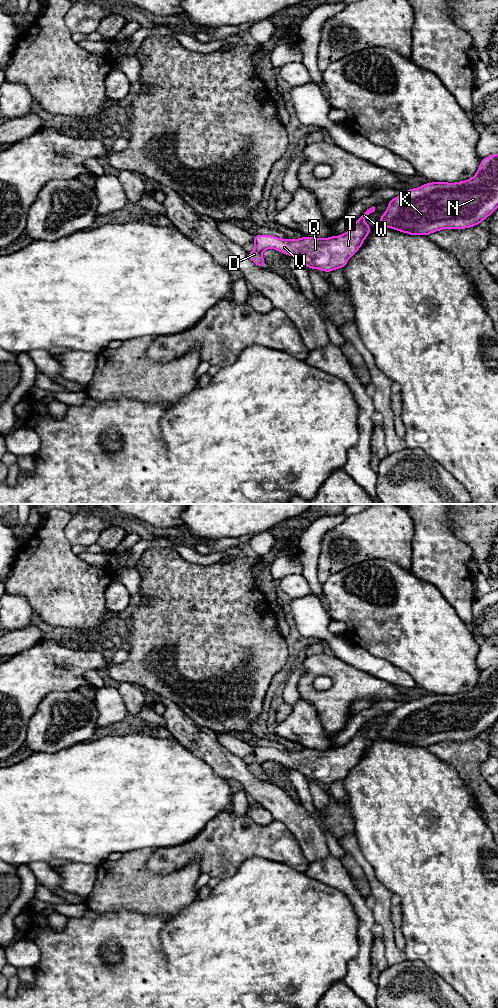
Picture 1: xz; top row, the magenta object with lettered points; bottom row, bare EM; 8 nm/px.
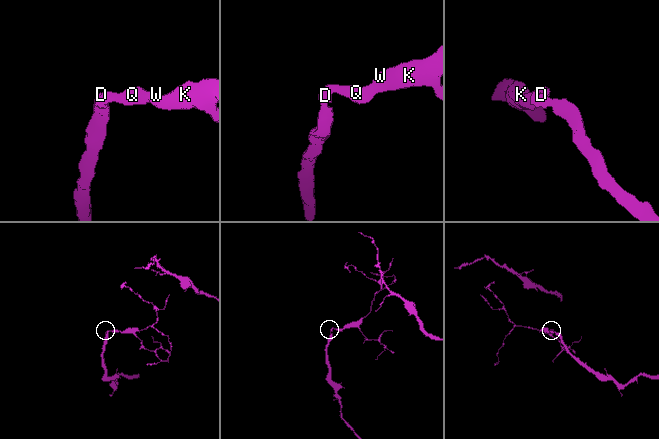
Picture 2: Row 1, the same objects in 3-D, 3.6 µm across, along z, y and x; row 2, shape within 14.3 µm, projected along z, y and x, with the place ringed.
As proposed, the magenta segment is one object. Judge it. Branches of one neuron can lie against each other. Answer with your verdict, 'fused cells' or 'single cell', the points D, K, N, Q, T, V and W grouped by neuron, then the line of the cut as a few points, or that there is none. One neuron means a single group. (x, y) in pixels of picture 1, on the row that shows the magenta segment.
single cell; groups D K N Q T V W; cut none

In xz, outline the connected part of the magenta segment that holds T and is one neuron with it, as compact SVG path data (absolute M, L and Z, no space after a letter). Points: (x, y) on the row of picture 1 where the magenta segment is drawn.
M374 206L365 210L347 232L328 238L303 236L299 239L282 239L273 235L256 234L253 240L255 249L248 252L248 256L261 268L266 263L262 253L267 249L276 249L282 254L299 259L309 269L330 273L344 268L348 260L360 249L371 232L371 227L363 219L374 211Z

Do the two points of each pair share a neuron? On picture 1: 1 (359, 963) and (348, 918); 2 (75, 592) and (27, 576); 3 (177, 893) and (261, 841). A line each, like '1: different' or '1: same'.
1: different
2: same
3: different

